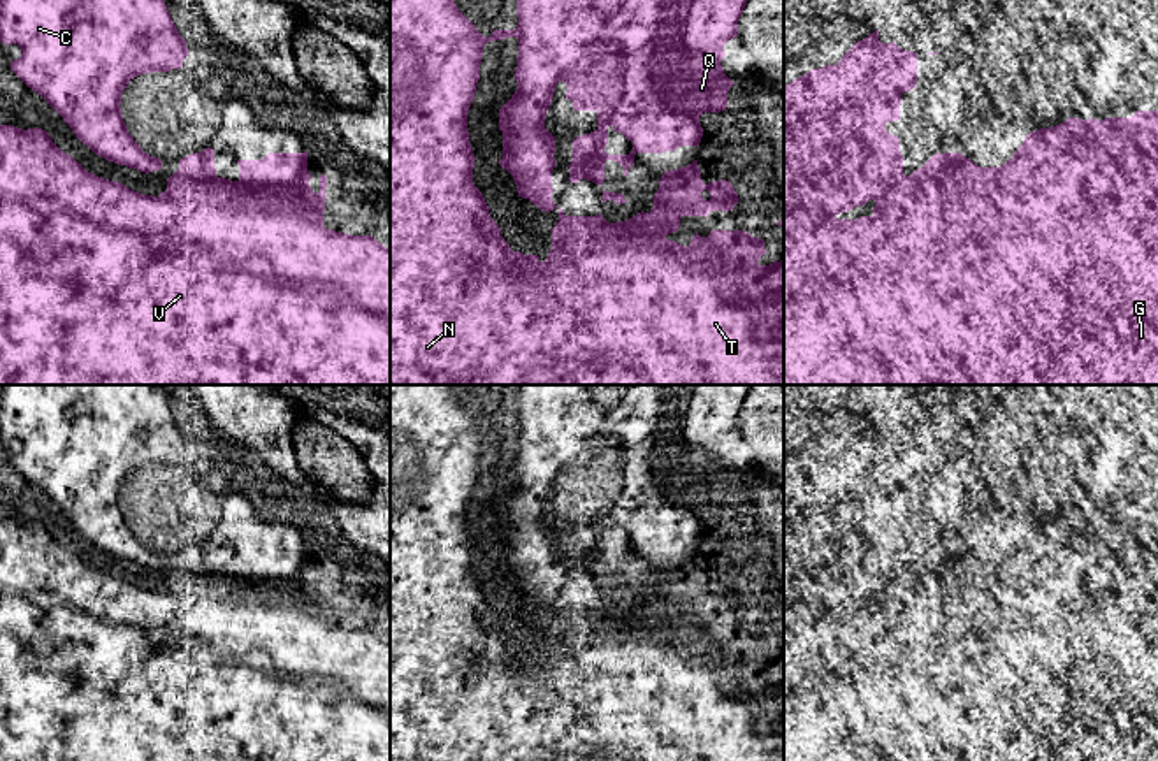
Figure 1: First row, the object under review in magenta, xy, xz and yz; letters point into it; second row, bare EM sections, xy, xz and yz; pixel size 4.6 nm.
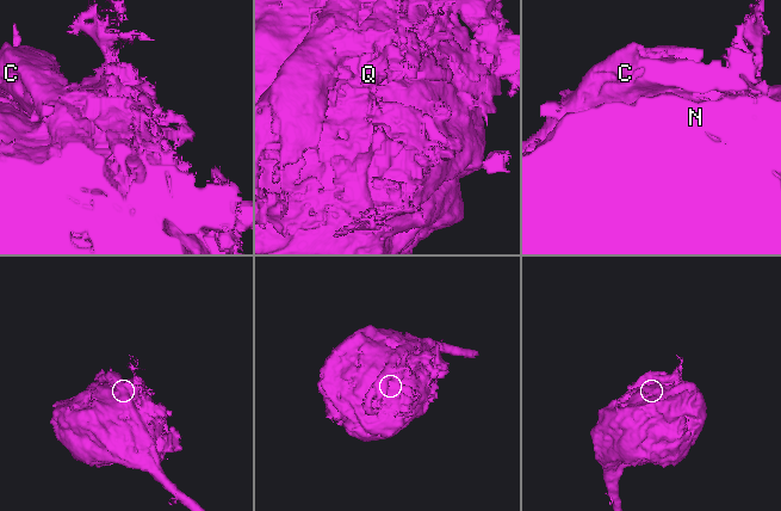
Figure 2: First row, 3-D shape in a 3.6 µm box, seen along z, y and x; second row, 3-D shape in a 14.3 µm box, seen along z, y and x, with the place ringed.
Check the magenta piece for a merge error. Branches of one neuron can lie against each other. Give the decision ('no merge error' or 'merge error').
merge error

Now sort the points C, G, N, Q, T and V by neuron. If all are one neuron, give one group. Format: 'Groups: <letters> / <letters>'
Groups: C Q / G N T V

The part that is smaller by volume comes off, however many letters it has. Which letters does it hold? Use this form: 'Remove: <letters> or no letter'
Remove: C, Q

